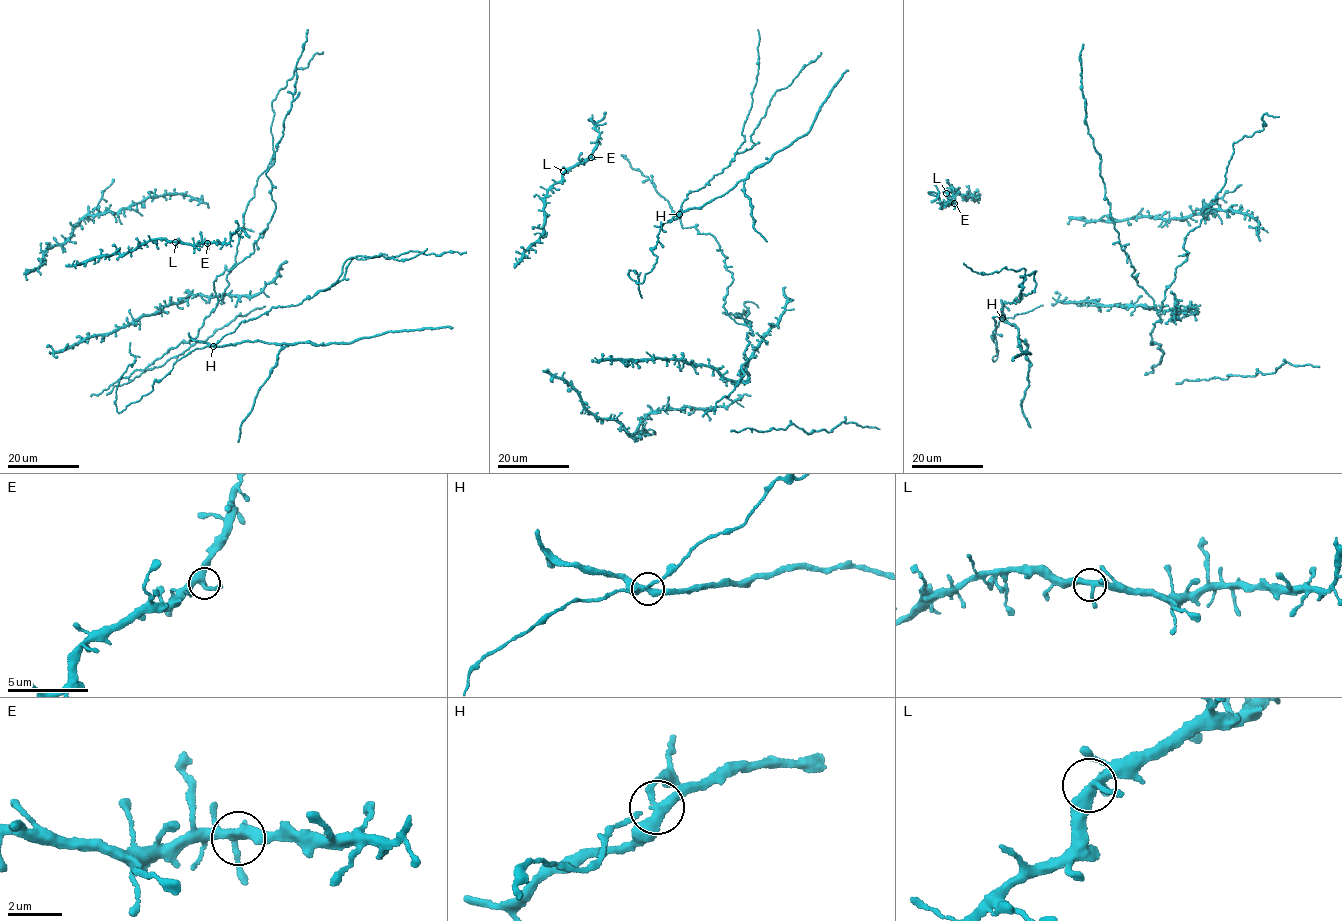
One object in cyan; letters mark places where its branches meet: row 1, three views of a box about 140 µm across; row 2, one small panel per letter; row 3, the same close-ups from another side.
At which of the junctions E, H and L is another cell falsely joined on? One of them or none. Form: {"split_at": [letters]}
{"split_at": ["H"]}

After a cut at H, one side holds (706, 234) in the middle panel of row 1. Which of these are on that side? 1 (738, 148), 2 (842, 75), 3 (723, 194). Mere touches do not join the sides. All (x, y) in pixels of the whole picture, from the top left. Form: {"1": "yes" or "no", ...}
{"1": "yes", "2": "no", "3": "no"}

